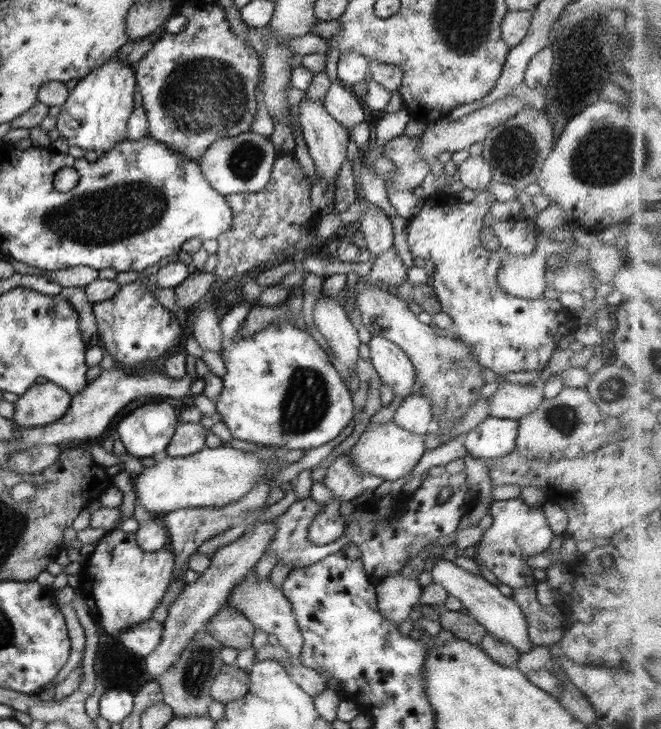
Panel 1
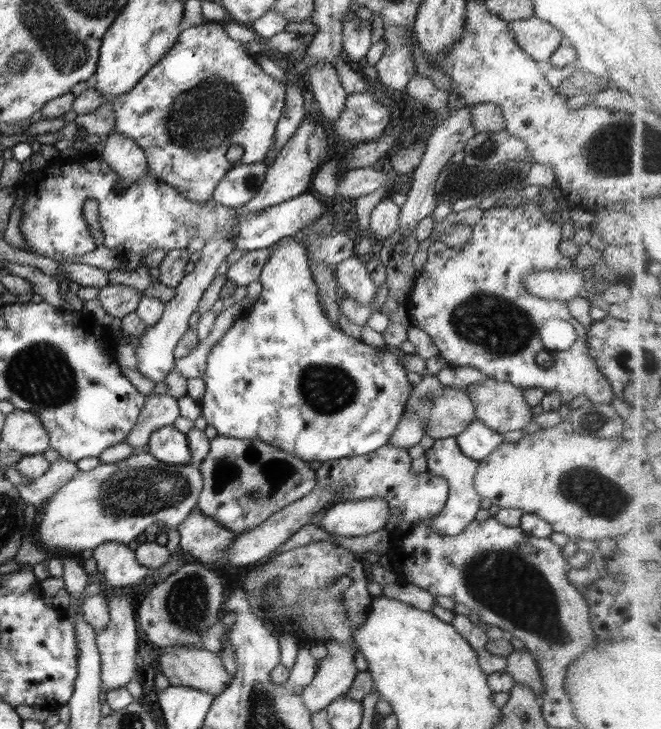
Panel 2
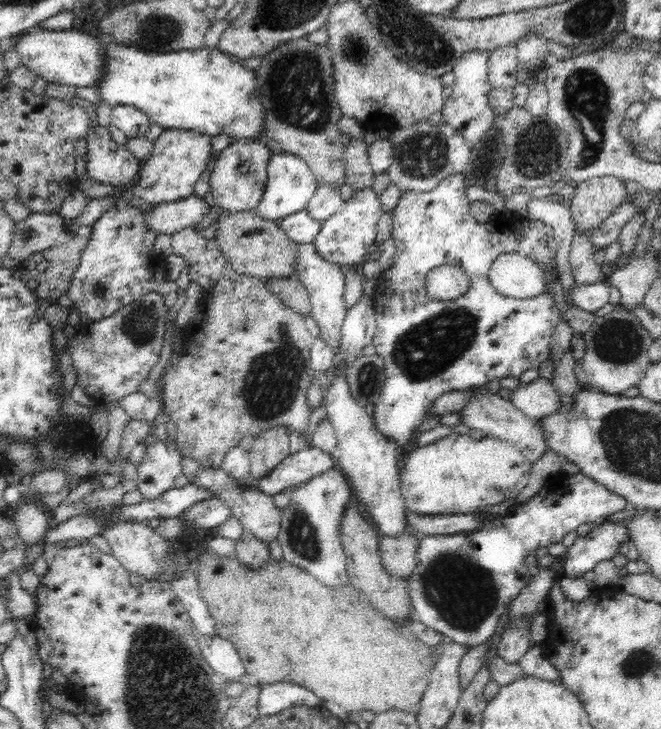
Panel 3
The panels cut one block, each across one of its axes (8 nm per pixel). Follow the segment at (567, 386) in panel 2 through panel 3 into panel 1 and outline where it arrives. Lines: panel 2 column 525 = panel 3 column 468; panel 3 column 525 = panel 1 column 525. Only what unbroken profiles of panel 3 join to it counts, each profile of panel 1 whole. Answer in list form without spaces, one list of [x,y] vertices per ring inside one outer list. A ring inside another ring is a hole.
[[[480,190],[474,200],[465,202],[458,201],[458,206],[444,206],[438,208],[430,200],[424,202],[418,215],[410,218],[406,222],[407,244],[413,257],[420,256],[424,260],[431,260],[434,263],[433,276],[429,278],[428,285],[432,286],[434,294],[442,312],[449,314],[452,318],[452,328],[450,336],[460,338],[472,348],[472,354],[476,356],[478,364],[482,364],[491,374],[503,376],[508,372],[536,372],[544,370],[552,354],[558,347],[562,338],[574,333],[579,327],[576,323],[575,312],[564,308],[560,301],[546,299],[520,299],[508,292],[504,292],[498,284],[498,271],[500,271],[500,261],[508,255],[529,255],[536,250],[537,236],[536,225],[525,219],[494,222],[492,227],[495,236],[499,238],[500,246],[498,250],[486,250],[482,246],[480,233],[485,227],[484,218],[489,212],[490,204],[494,203],[495,197],[491,192]]]

